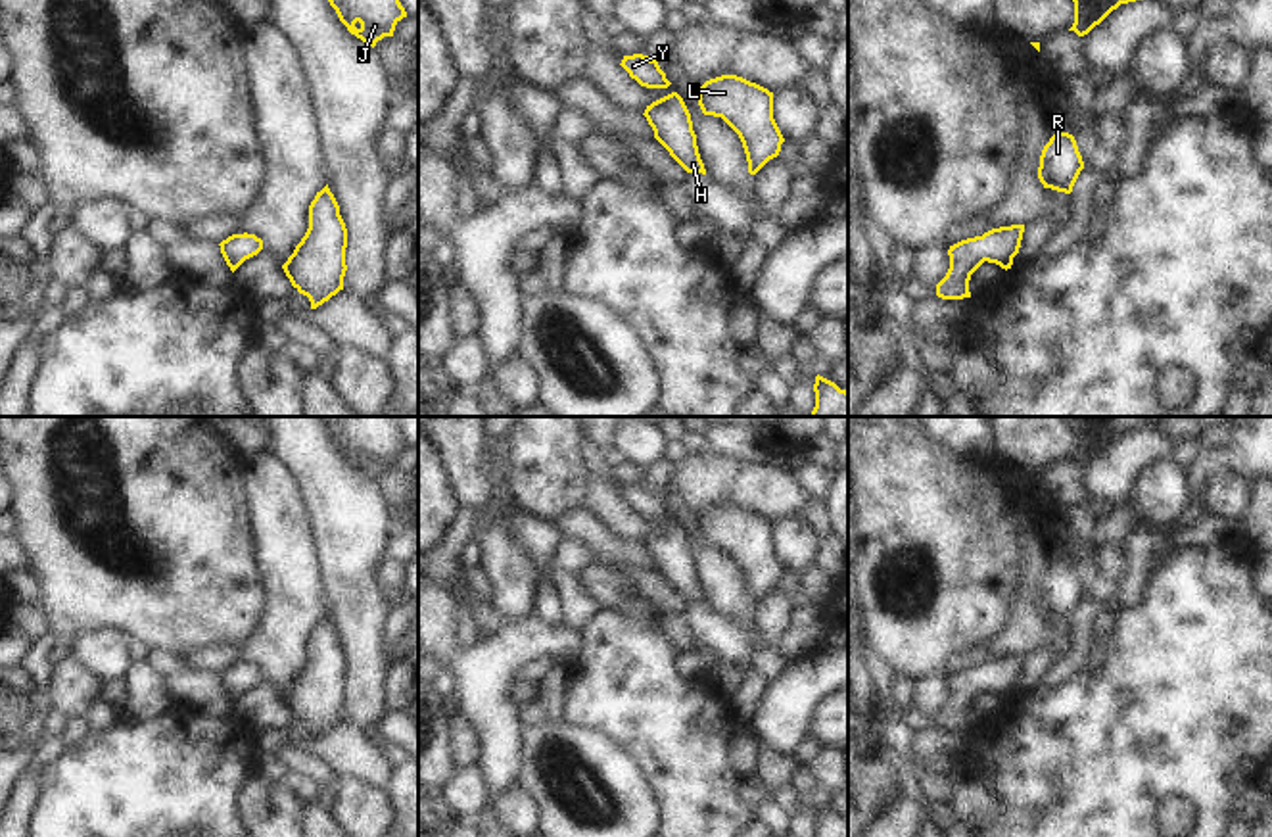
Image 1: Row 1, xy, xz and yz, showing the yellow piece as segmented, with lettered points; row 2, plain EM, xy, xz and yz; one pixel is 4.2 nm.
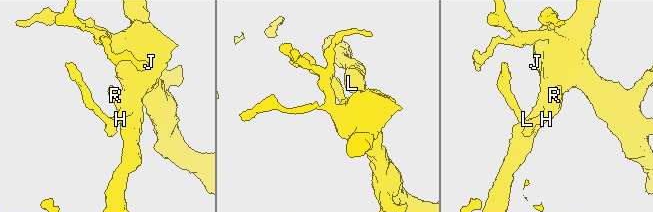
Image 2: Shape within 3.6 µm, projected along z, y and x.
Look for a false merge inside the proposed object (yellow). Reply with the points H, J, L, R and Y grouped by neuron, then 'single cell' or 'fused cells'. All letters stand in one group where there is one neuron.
H J L R Y; single cell

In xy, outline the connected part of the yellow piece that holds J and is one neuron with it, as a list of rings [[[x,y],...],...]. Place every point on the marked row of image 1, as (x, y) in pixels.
[[[328,0],[351,35],[376,46],[384,36],[393,36],[395,25],[407,17],[399,0]]]

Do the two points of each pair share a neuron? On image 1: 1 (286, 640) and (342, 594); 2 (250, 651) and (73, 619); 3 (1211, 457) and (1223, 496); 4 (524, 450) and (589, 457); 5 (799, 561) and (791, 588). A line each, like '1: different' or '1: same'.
1: different
2: different
3: different
4: different
5: different

